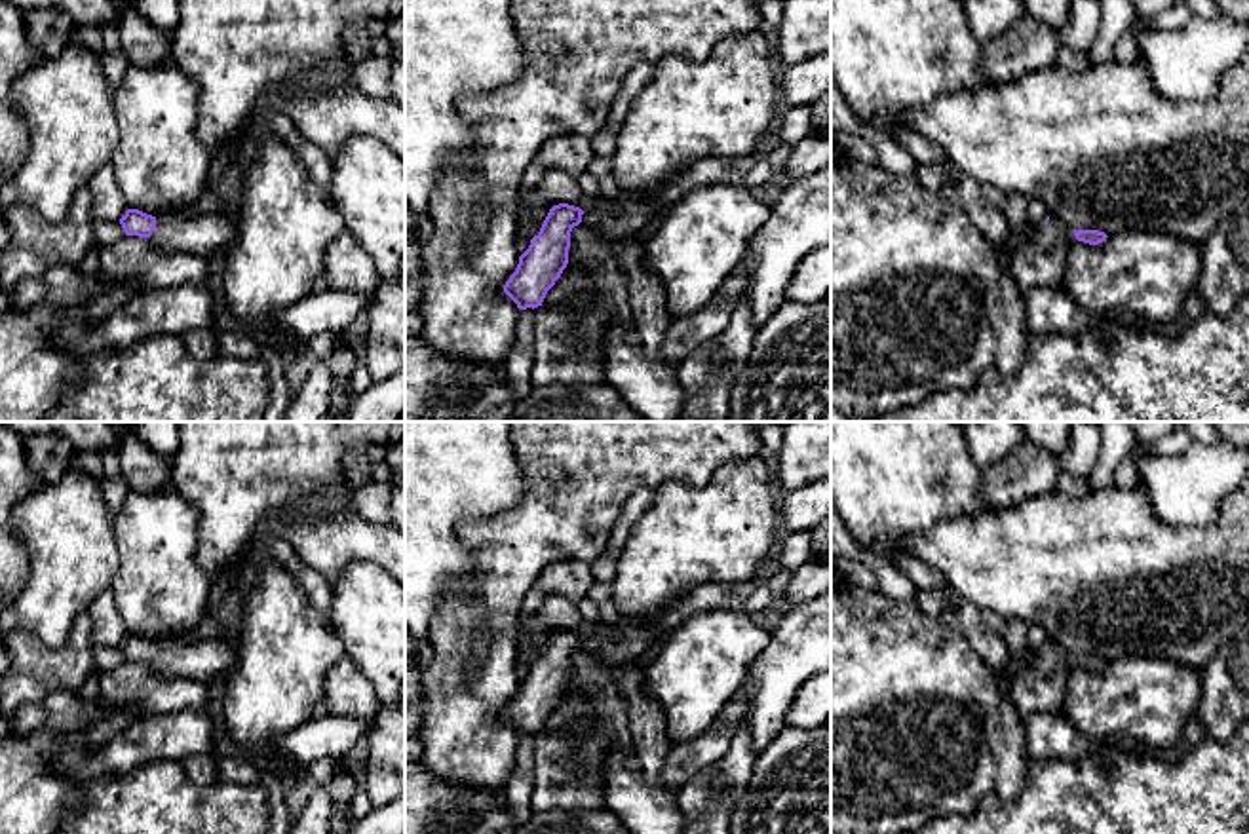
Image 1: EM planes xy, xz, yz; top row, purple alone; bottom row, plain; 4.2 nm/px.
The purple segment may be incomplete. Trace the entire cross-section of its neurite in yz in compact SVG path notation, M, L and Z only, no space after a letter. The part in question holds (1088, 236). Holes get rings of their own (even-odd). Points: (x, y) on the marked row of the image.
M1047 217L1044 222L1036 224L1036 228L1030 232L1030 239L1042 249L1049 249L1055 243L1070 245L1076 239L1089 245L1099 245L1106 241L1106 237L1108 236L1099 230L1074 230L1055 217Z

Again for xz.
M692 163L681 165L662 186L648 192L620 190L610 199L614 203L612 209L582 211L568 203L553 205L540 232L530 239L528 249L519 256L519 264L506 281L504 293L519 310L542 306L548 291L568 264L570 232L574 226L582 222L610 239L635 236L658 213L663 213L654 205L662 188L690 167Z

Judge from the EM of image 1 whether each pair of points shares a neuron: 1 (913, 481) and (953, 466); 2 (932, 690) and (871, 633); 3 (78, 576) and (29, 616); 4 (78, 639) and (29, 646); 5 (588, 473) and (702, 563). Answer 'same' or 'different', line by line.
1: same
2: same
3: same
4: same
5: different

